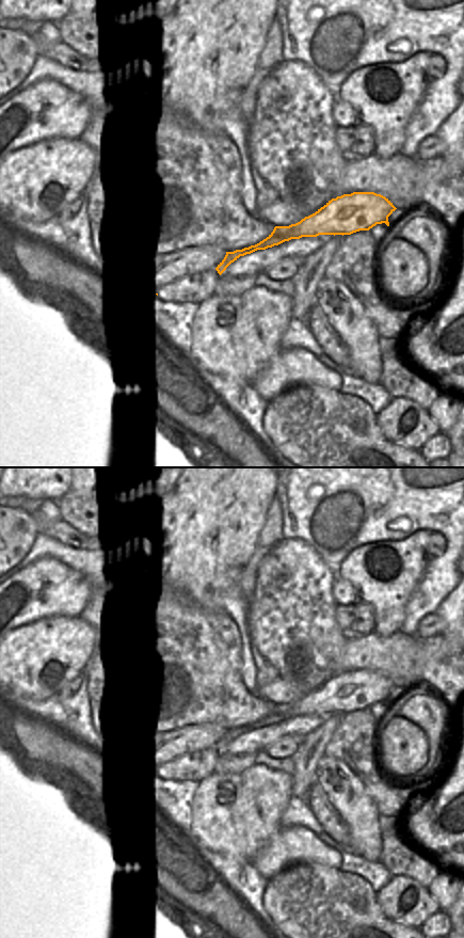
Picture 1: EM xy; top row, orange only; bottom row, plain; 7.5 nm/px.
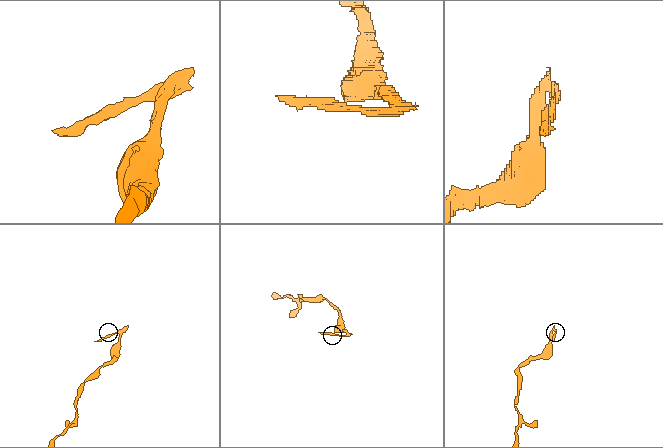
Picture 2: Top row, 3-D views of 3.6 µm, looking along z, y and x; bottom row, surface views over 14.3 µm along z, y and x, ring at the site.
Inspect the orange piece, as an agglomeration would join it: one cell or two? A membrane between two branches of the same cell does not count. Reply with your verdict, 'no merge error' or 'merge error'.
merge error

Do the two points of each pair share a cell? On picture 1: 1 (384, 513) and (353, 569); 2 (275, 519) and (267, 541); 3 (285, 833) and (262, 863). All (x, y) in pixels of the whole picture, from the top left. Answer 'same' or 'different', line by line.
1: different
2: same
3: same

